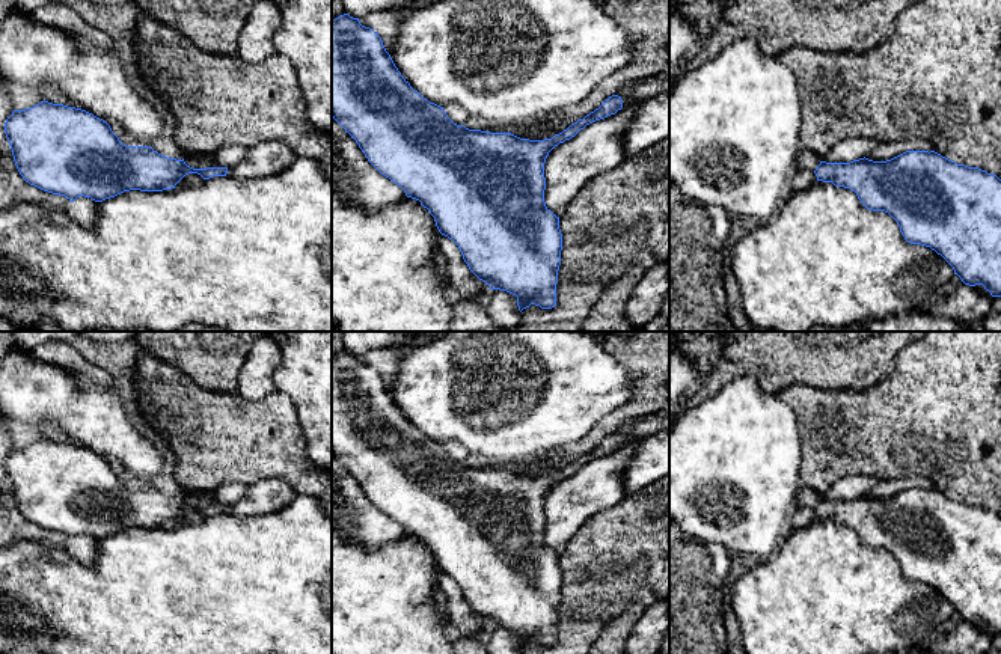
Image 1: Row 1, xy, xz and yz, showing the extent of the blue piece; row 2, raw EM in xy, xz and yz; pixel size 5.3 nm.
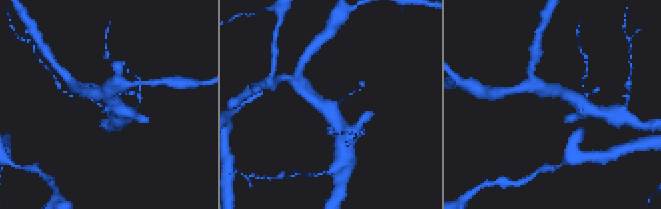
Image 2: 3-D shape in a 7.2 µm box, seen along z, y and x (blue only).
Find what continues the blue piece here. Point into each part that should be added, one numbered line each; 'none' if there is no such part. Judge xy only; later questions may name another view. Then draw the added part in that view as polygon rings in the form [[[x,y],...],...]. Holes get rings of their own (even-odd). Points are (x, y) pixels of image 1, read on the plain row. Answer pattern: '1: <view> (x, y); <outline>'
none

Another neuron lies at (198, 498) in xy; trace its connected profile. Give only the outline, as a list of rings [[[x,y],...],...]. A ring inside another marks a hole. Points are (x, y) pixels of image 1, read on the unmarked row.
[[[194,491],[184,494],[184,499],[187,503],[193,506],[207,506],[207,505],[216,505],[213,491]]]

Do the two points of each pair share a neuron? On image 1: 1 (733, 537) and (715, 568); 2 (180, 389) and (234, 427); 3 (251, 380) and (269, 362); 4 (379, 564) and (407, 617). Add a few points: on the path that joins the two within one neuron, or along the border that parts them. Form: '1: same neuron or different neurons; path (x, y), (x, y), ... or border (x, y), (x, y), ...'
1: different neurons; border (691, 540), (718, 543), (730, 555)
2: same neuron; path (193, 403), (220, 427)
3: same neuron; path (255, 375), (264, 366)
4: same neuron; path (379, 577), (379, 588), (394, 603)

